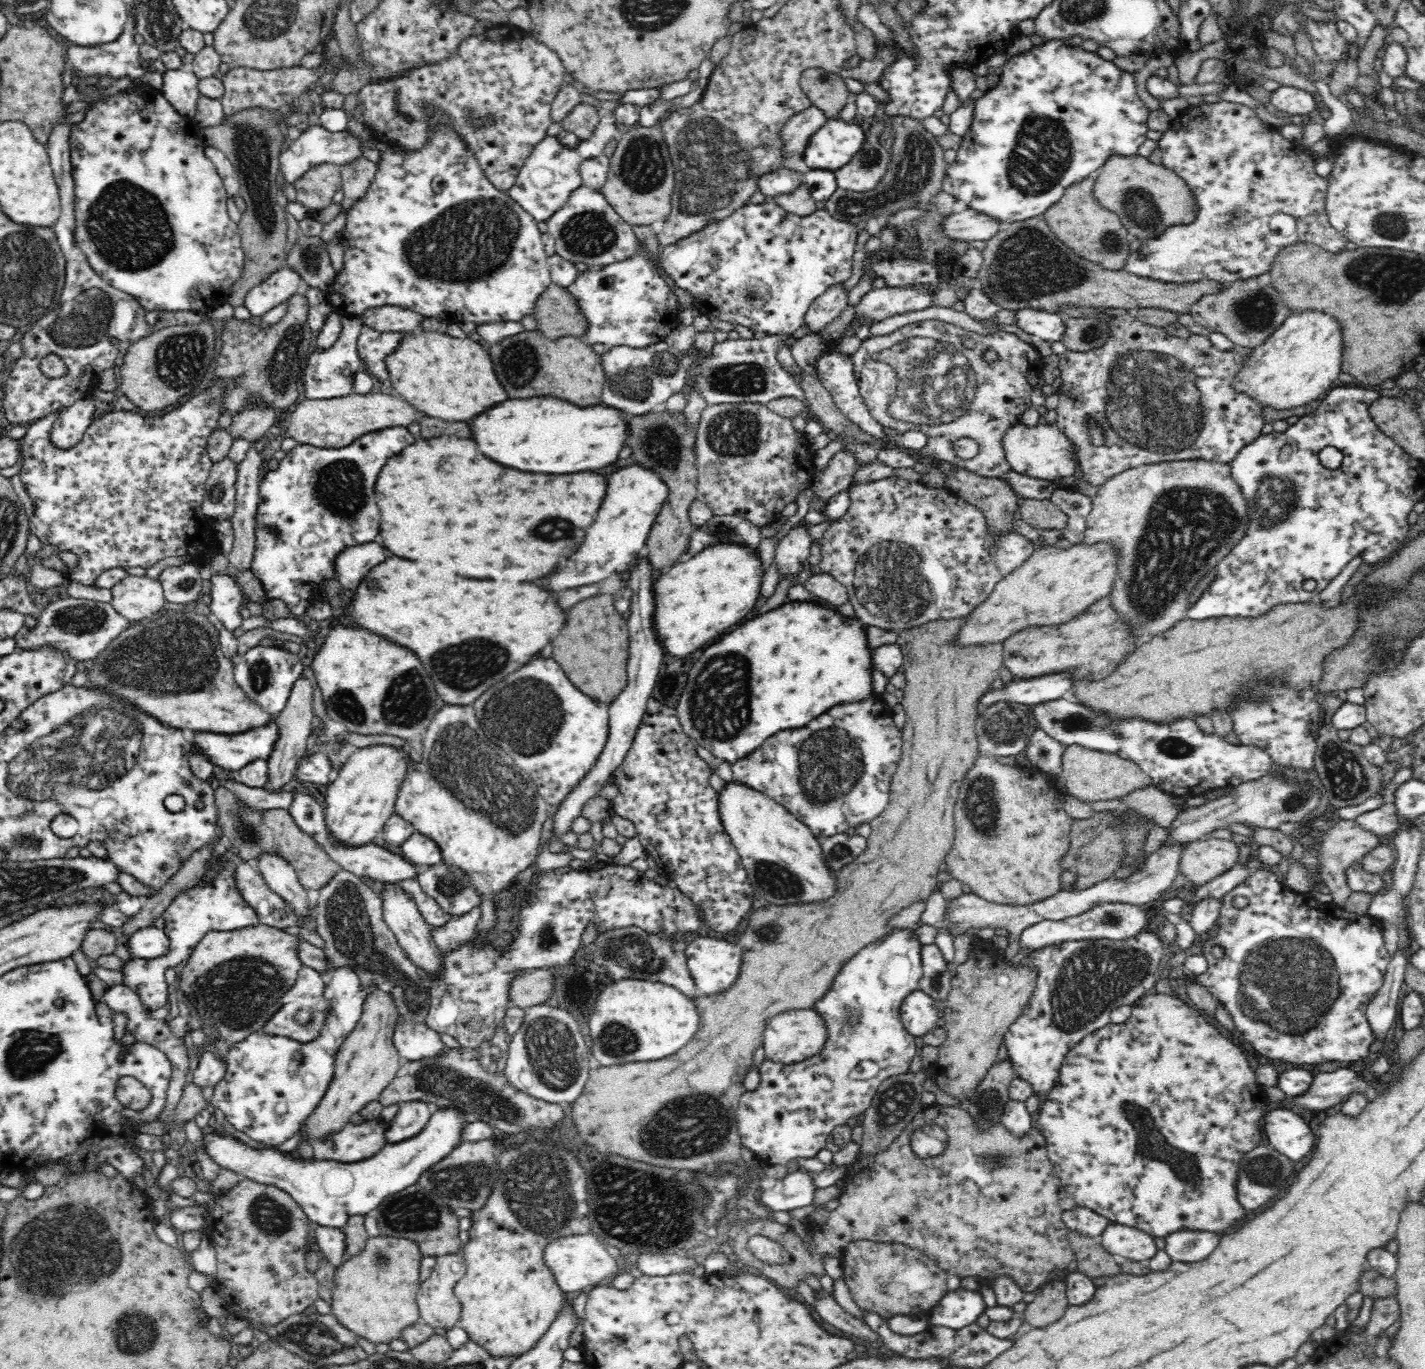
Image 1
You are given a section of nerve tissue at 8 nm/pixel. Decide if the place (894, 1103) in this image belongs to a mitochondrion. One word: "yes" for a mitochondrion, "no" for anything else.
yes

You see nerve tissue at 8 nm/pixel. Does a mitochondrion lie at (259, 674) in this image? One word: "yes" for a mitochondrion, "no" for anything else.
yes

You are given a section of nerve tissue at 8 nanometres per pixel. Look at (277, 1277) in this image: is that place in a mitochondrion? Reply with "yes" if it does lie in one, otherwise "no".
no

